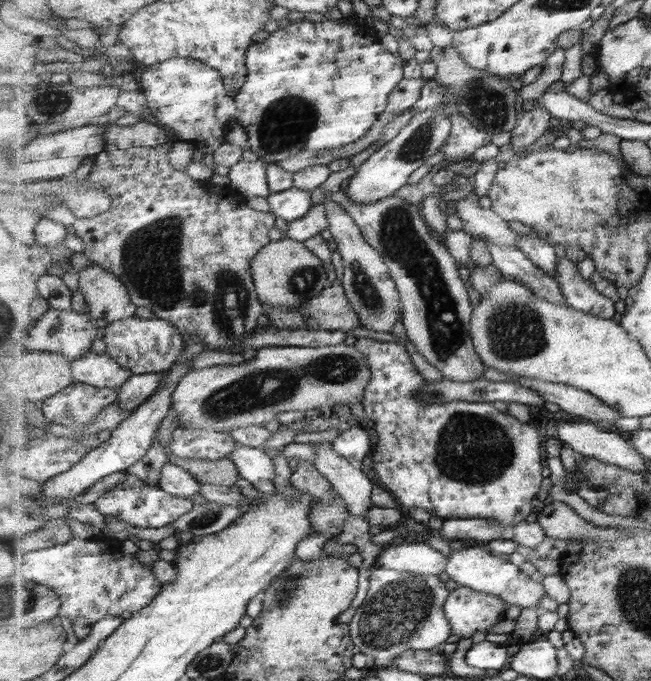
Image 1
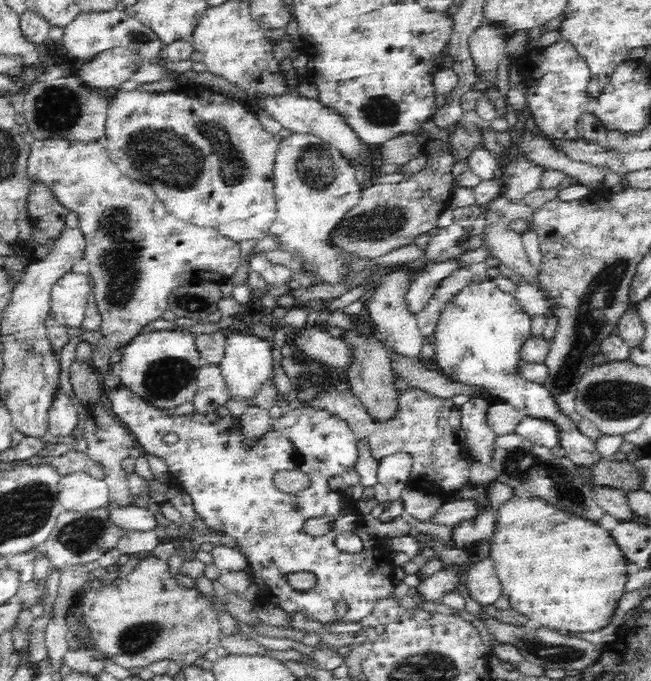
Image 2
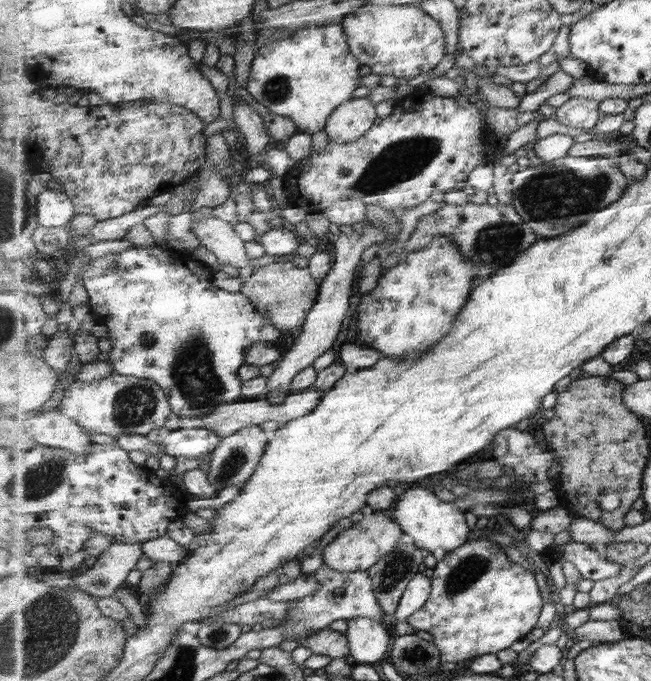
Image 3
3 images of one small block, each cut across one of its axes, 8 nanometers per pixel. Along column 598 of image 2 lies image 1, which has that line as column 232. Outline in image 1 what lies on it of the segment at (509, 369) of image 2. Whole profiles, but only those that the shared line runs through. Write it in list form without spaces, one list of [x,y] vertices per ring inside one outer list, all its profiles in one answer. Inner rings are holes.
[[[238,444],[229,458],[237,464],[240,476],[251,483],[275,480],[275,462],[264,449]]]

